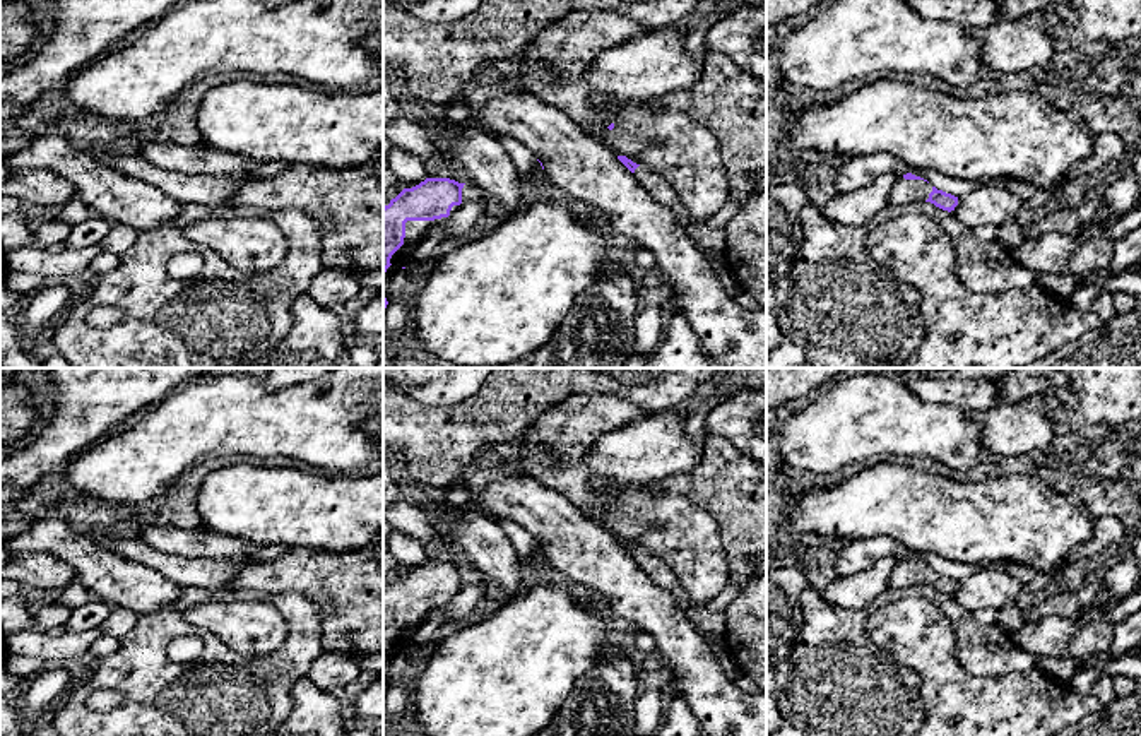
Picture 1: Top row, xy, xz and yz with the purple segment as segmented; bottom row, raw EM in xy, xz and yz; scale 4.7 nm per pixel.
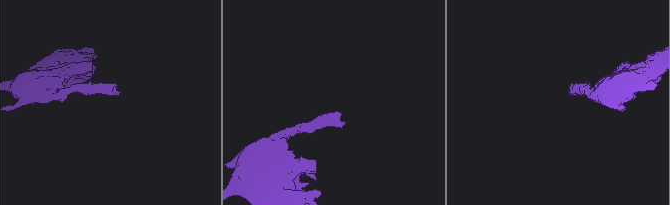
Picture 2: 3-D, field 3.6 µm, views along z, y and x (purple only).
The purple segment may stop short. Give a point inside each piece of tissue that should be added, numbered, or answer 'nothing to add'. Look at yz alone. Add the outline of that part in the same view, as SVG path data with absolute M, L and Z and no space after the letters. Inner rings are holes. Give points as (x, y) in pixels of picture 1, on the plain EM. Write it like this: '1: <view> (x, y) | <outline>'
1: yz (905, 575) | M896 560L890 575L890 589L908 591L915 585L925 585L931 575L932 568L924 563L905 563L903 560Z

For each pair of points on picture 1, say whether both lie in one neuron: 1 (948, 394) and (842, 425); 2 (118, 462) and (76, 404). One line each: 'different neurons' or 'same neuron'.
1: different neurons
2: different neurons

